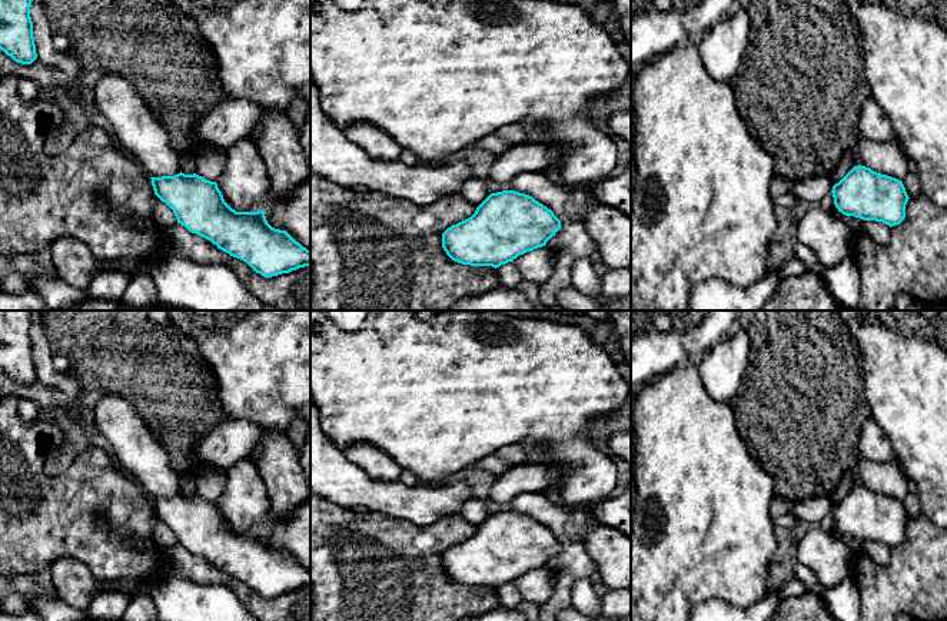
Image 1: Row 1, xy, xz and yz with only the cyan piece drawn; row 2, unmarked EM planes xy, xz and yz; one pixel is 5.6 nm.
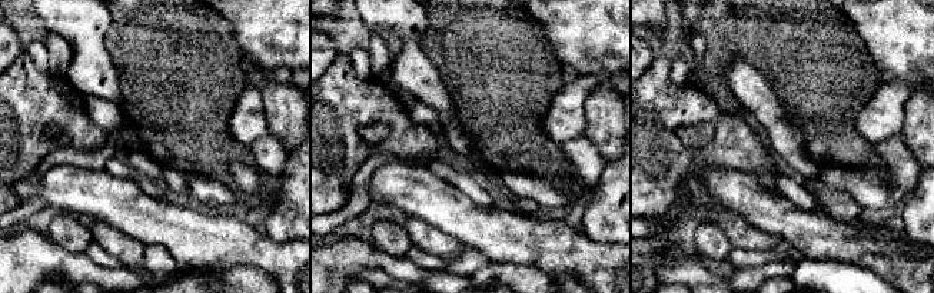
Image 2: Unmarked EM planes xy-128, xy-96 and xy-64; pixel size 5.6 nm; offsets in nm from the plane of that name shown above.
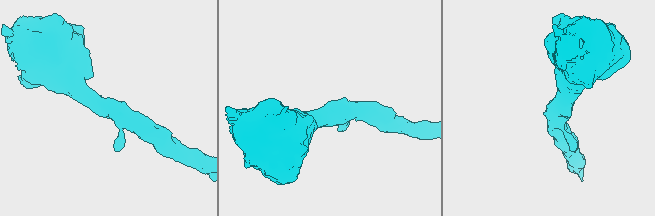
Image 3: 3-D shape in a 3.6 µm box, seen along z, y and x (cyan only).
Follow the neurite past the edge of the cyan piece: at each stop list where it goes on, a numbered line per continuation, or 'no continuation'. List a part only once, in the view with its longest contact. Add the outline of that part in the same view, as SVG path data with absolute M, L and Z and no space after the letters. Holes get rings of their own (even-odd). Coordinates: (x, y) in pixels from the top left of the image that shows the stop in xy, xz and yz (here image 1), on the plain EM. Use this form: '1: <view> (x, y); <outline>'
no continuation

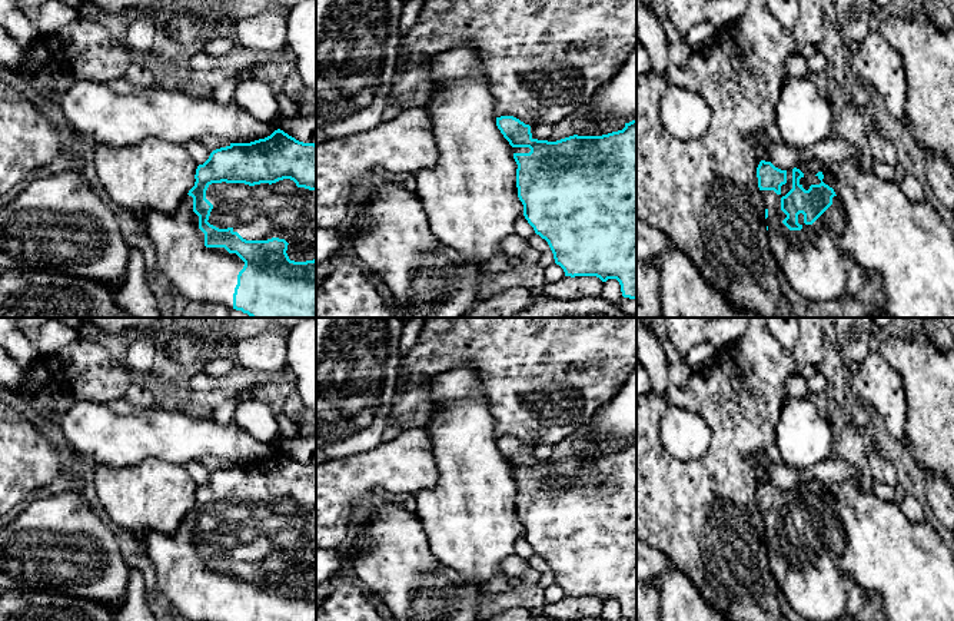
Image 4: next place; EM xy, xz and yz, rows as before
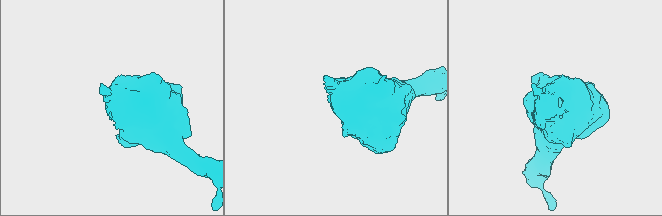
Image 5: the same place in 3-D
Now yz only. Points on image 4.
1: yz (811, 581); M792 489L787 491L787 504L781 514L761 511L768 538L768 564L780 591L795 612L808 621L834 621L845 617L847 600L854 581L838 568L838 558L845 549L845 534L838 517L832 525L812 544L804 544L798 535L801 551L790 551L782 541L781 518L792 509Z

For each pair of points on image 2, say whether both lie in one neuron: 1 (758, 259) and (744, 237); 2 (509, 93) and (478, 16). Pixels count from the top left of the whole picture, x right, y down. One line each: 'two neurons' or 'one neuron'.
1: two neurons
2: one neuron

